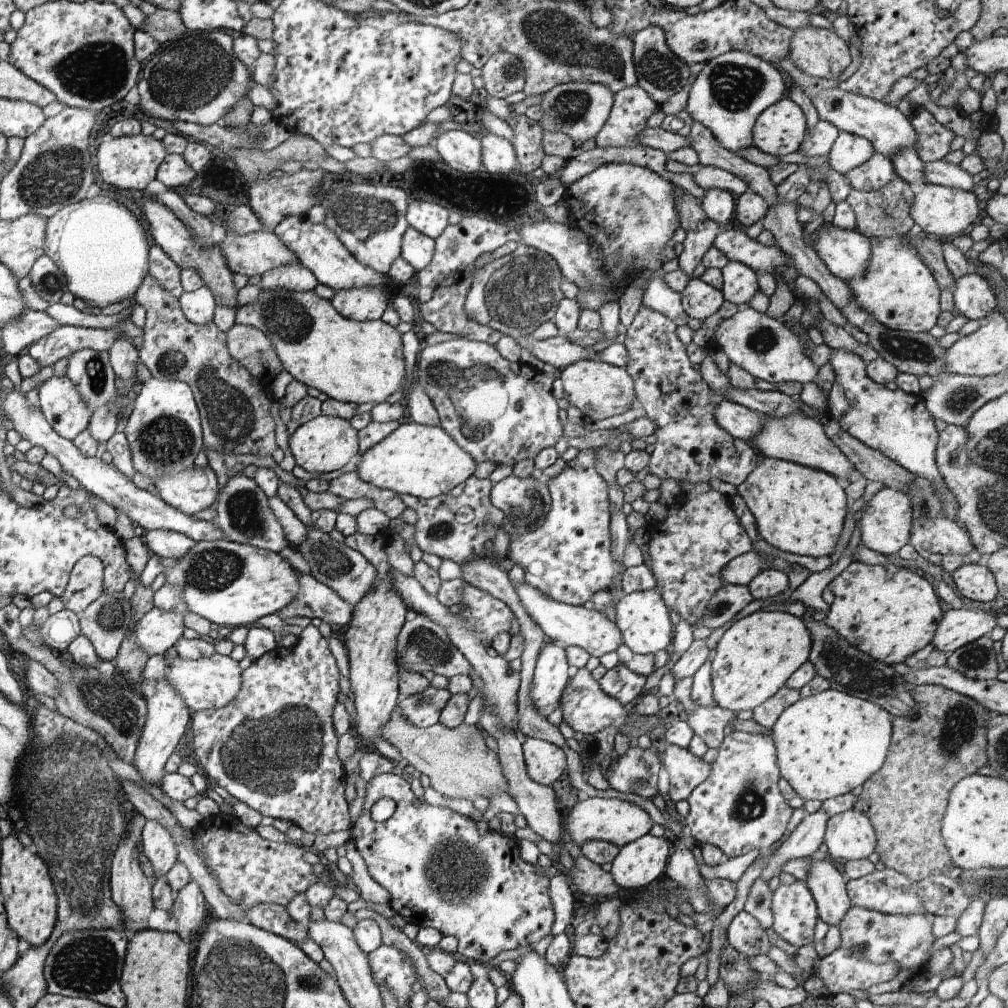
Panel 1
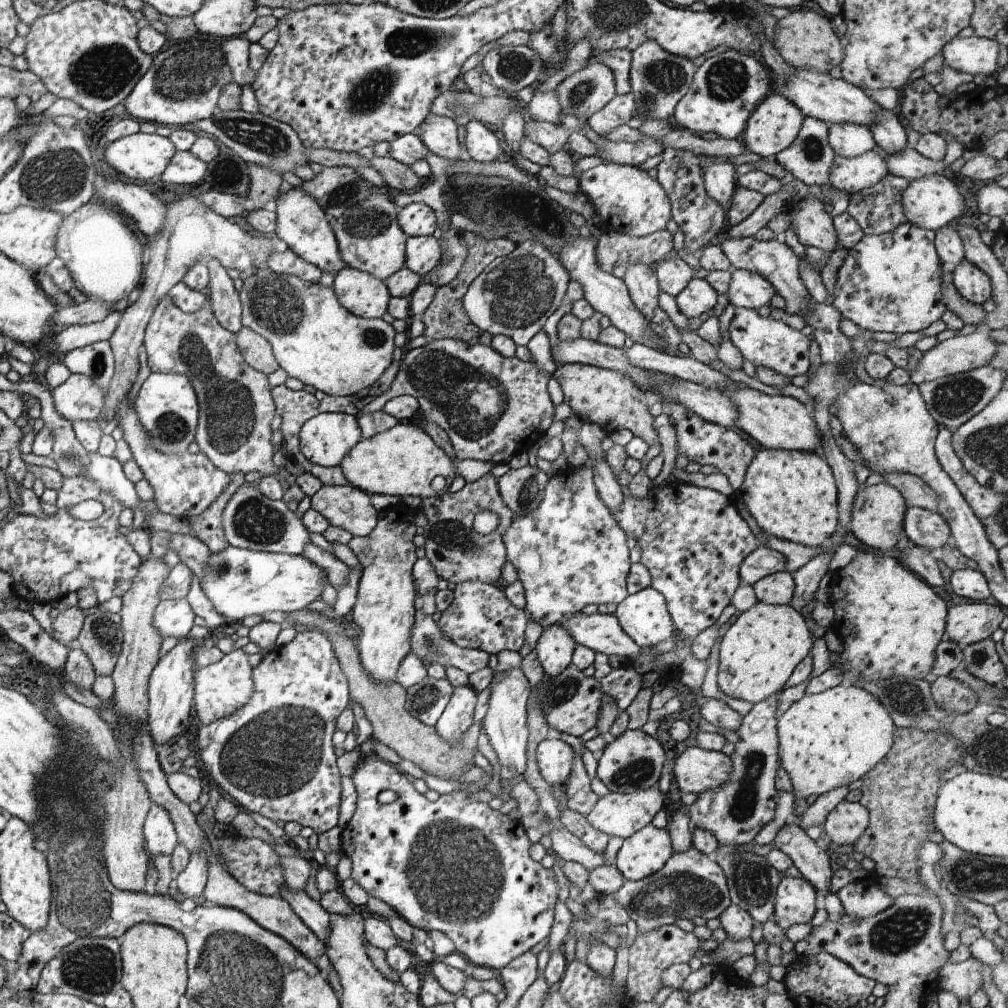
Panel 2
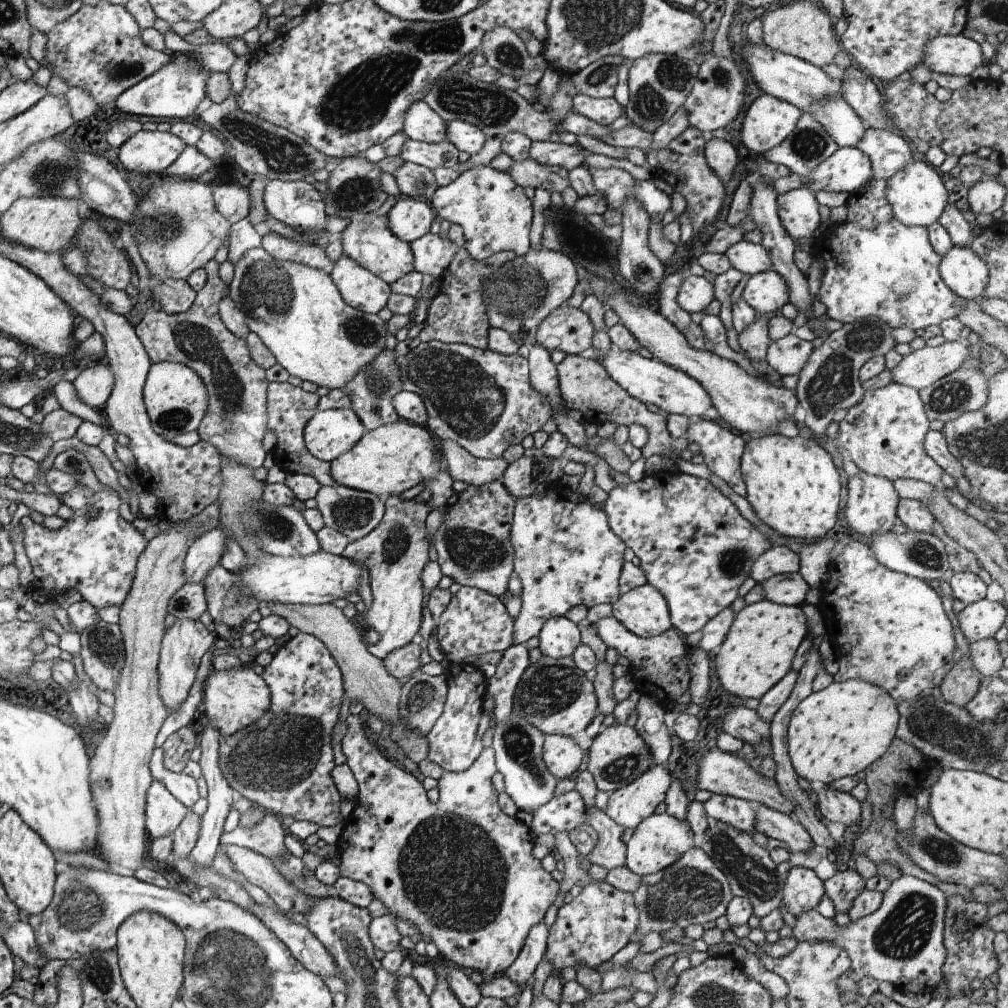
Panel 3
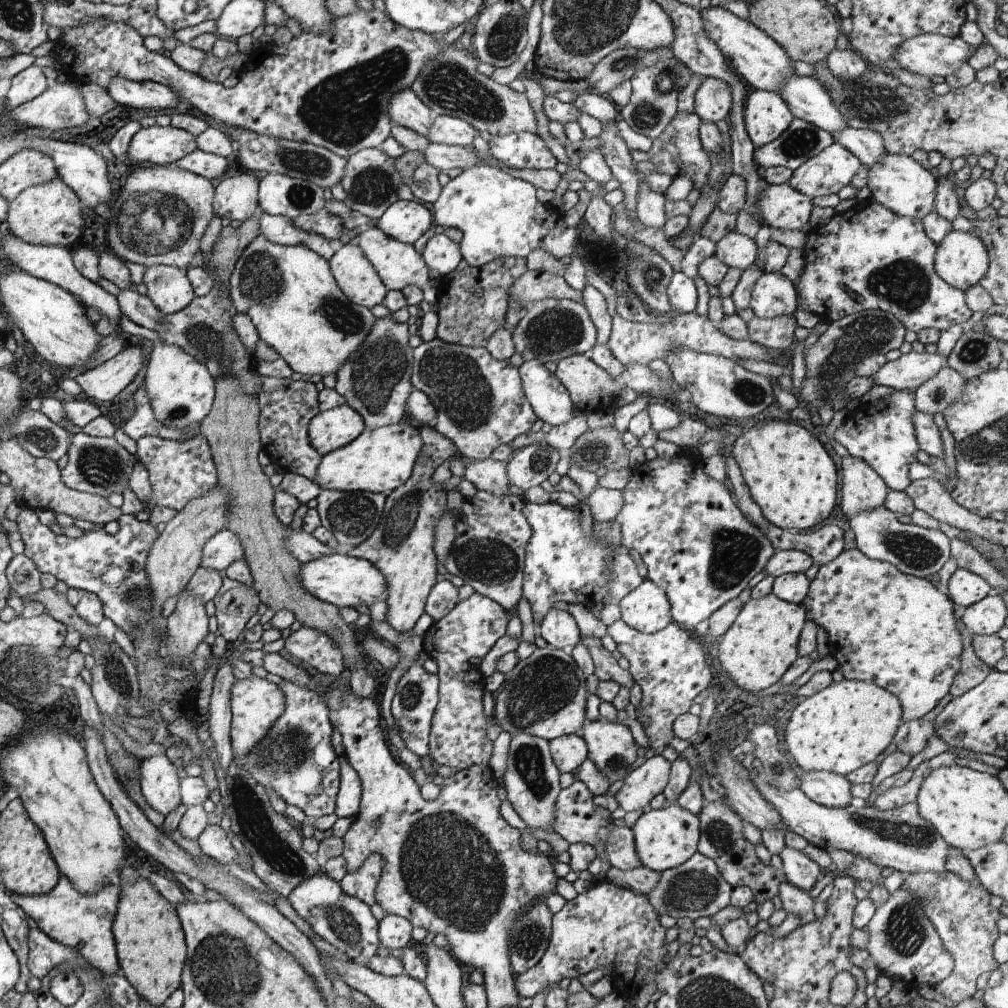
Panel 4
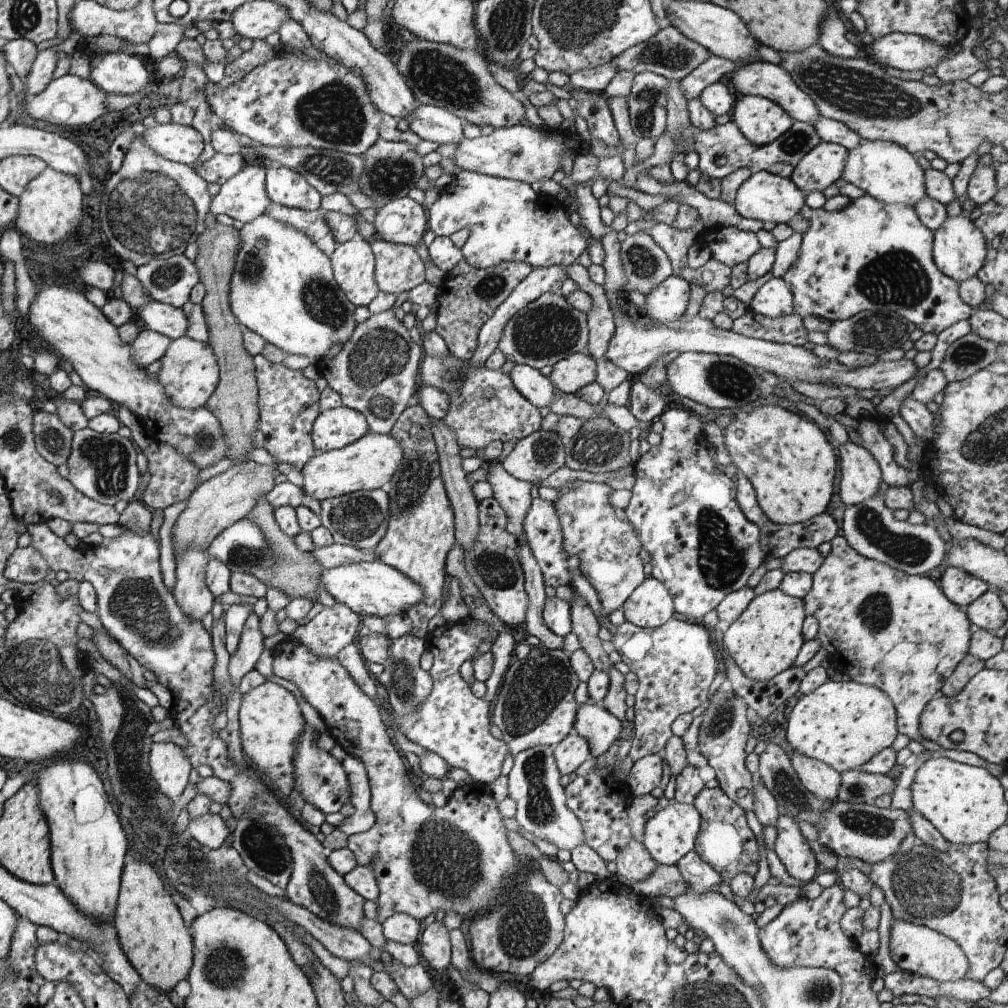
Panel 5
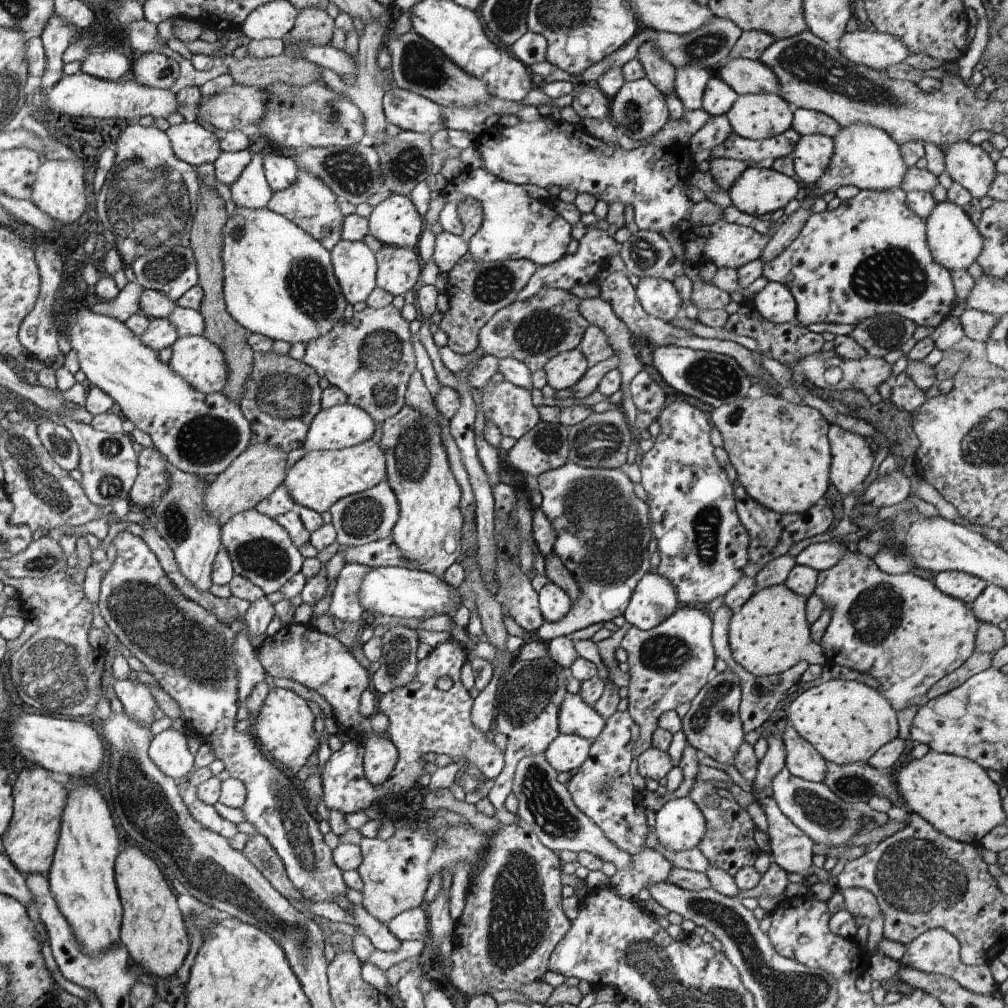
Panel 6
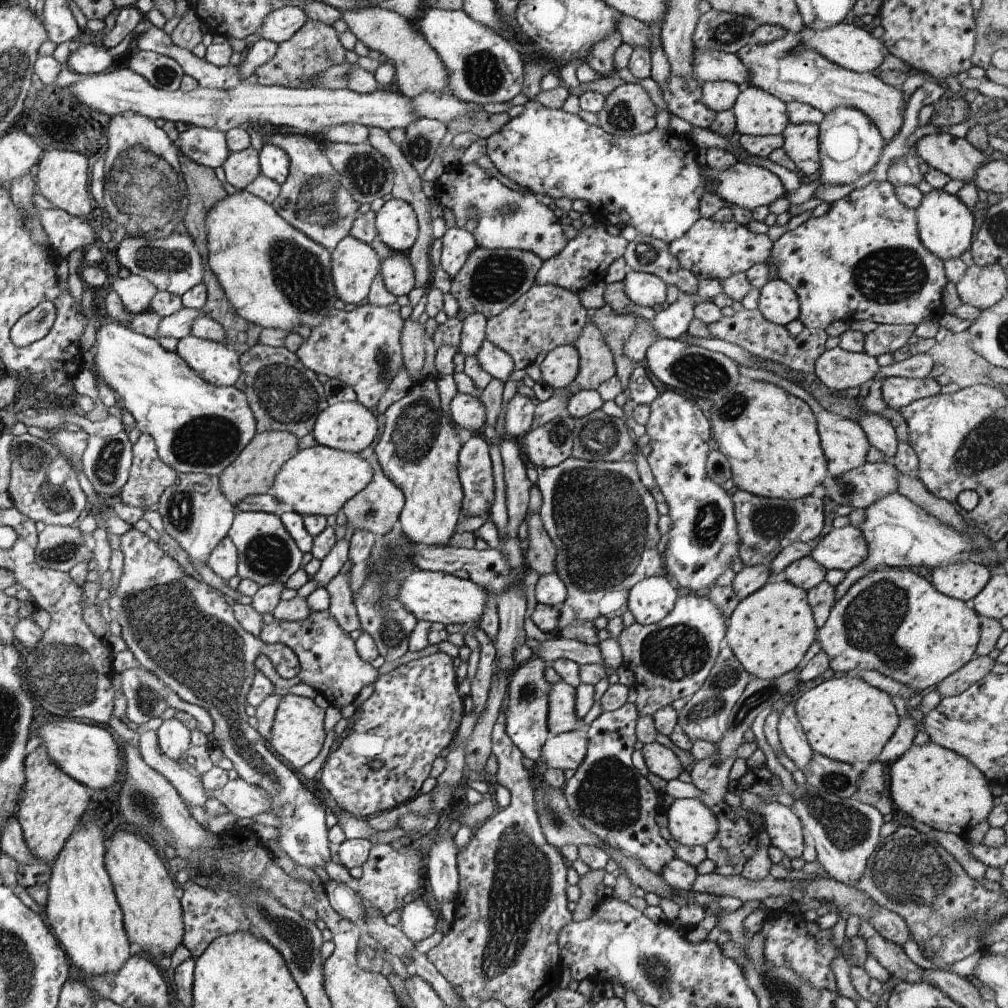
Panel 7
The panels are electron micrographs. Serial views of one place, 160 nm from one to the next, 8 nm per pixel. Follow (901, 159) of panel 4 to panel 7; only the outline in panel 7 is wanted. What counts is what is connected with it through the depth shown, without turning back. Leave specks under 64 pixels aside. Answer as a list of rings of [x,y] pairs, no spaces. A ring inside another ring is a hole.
[[[837,106],[826,113],[818,125],[821,167],[817,176],[824,184],[843,185],[854,182],[874,168],[887,145],[878,127],[868,115],[854,107]]]

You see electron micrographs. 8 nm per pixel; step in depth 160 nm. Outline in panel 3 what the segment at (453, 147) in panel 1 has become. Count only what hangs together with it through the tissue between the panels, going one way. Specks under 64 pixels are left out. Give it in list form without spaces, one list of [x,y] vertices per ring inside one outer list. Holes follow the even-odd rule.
[[[424,100],[413,102],[404,113],[403,132],[415,141],[446,141],[447,122]]]

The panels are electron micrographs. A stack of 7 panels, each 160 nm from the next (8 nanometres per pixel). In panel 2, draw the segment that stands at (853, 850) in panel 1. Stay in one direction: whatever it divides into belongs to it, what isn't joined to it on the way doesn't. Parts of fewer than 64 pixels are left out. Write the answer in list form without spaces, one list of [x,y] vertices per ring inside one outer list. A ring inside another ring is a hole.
[[[840,801],[826,817],[824,830],[832,845],[854,844],[869,823],[869,812],[859,802]]]

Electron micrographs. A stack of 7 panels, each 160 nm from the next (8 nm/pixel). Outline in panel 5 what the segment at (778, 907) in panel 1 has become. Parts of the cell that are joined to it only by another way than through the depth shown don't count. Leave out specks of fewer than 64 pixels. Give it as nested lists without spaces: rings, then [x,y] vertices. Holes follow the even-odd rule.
[[[782,813],[777,818],[776,824],[777,838],[775,841],[774,852],[778,855],[778,858],[785,866],[786,872],[796,880],[799,880],[800,884],[809,883],[816,876],[816,867],[818,862],[816,860],[815,852],[810,849],[808,845],[808,839],[806,839],[798,824],[795,822],[793,816],[788,813]]]

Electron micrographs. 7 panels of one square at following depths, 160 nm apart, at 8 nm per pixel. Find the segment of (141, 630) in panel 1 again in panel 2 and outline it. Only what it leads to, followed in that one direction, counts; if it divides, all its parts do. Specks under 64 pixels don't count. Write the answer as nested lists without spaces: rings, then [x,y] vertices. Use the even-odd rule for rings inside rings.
[[[186,597],[165,600],[157,606],[155,625],[162,635],[174,636],[180,640],[189,636],[195,616]]]

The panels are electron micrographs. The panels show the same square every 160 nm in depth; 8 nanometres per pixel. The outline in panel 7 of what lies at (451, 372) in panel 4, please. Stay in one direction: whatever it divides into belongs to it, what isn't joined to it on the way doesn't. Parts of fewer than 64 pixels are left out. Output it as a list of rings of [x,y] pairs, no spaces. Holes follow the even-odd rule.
[[[515,394],[509,400],[505,415],[505,435],[517,440],[522,438],[532,426],[536,404],[530,397]]]

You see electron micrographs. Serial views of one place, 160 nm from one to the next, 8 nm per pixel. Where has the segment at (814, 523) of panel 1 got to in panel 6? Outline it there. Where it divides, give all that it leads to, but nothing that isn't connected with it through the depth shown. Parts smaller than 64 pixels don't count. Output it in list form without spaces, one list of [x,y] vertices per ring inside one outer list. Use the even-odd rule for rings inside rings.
[[[764,394],[759,398],[740,397],[718,406],[708,413],[709,420],[722,435],[722,448],[737,472],[738,482],[750,498],[757,500],[774,512],[785,514],[803,513],[823,498],[831,484],[831,446],[827,437],[830,423],[816,408],[796,405],[778,395]]]

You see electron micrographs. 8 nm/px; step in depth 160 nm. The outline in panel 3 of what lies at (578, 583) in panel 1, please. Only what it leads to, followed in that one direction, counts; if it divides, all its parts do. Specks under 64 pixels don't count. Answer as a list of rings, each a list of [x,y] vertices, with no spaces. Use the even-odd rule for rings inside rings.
[[[561,484],[549,485],[546,490],[538,495],[529,497],[522,497],[516,500],[515,509],[512,513],[513,523],[511,526],[511,541],[514,547],[514,562],[513,567],[516,574],[518,574],[522,583],[522,595],[521,595],[521,609],[519,615],[514,621],[514,634],[513,644],[517,645],[527,640],[530,640],[533,636],[538,637],[542,625],[549,619],[554,617],[563,617],[568,610],[578,606],[578,604],[584,604],[588,609],[594,605],[601,605],[604,603],[610,603],[613,605],[621,595],[619,591],[619,576],[623,567],[624,561],[624,550],[626,545],[616,533],[610,528],[608,517],[602,508],[598,508],[592,502],[590,502],[588,496],[581,495],[580,493],[574,492]]]

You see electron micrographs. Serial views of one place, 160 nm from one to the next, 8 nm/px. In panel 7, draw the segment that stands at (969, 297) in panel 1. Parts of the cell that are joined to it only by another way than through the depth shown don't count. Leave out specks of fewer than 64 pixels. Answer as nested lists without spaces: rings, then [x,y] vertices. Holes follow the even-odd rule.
[[[933,189],[923,195],[917,210],[918,234],[922,244],[943,261],[958,258],[971,247],[974,232],[974,216],[971,210],[956,196],[943,189]]]

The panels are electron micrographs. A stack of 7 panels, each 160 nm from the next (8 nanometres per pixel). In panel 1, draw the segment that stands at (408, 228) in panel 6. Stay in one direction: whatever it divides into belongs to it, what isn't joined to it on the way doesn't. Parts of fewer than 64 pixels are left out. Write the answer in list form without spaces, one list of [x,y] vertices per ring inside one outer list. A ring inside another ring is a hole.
[[[412,201],[405,218],[409,226],[435,240],[449,226],[448,217],[449,211],[436,203]]]

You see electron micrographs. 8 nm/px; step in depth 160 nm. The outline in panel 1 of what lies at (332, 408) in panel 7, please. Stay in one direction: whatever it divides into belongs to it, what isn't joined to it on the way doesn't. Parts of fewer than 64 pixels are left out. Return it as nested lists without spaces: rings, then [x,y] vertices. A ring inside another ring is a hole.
[[[319,415],[317,418],[299,426],[289,438],[289,448],[295,465],[307,472],[330,473],[349,468],[356,459],[359,440],[358,433],[350,421],[339,417]]]

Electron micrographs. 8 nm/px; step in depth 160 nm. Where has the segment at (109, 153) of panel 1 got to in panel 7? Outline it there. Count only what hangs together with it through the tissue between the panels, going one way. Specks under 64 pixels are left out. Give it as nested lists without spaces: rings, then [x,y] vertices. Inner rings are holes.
[[[193,125],[179,134],[177,142],[183,155],[195,163],[213,169],[223,166],[232,154],[228,134],[223,130]]]

